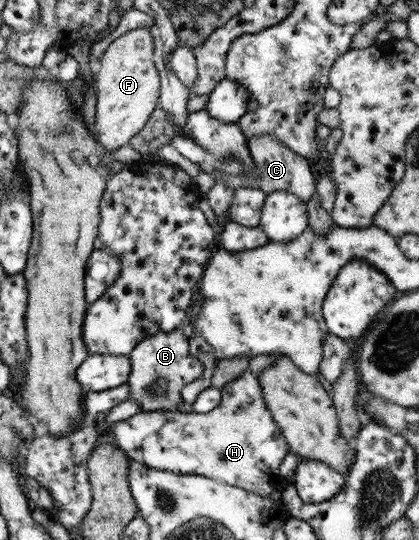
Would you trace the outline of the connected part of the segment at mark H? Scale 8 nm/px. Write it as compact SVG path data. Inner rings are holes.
M268 353L251 357L247 369L220 390L220 404L207 413L185 413L180 410L149 410L136 413L129 418L115 422L110 433L117 439L117 445L125 450L127 456L143 465L161 471L181 475L201 475L245 489L248 493L269 498L271 493L282 493L288 489L289 482L281 475L280 465L290 451L277 422L265 404L263 388L259 384L259 375L271 367L281 354Z

